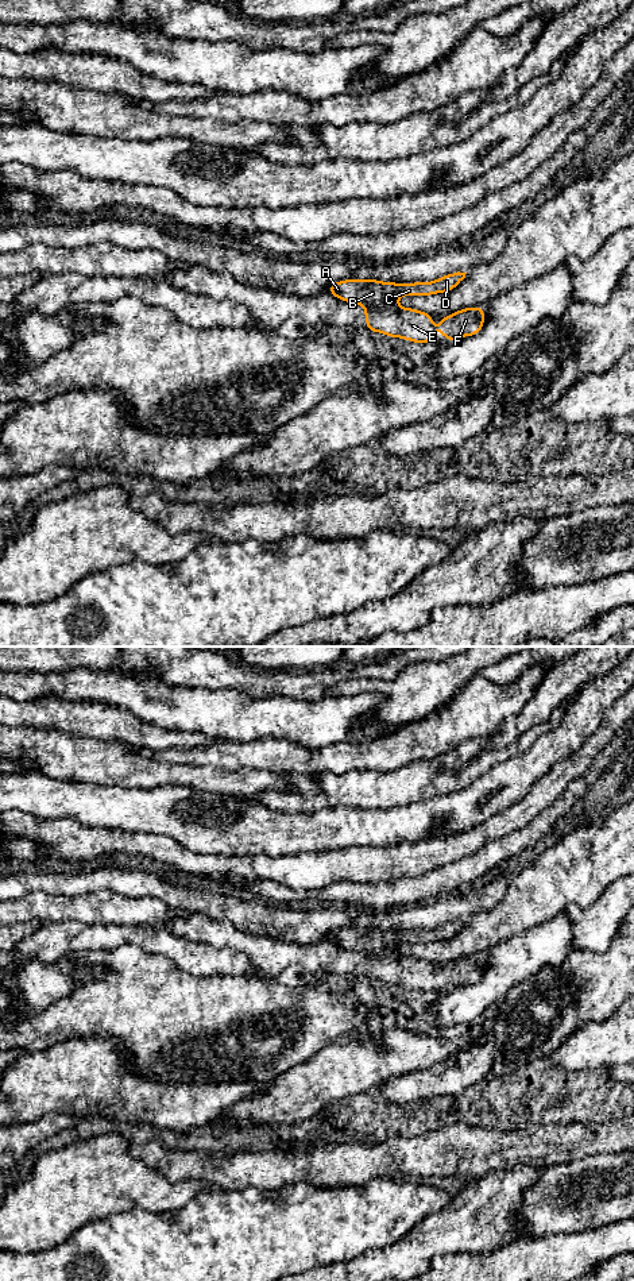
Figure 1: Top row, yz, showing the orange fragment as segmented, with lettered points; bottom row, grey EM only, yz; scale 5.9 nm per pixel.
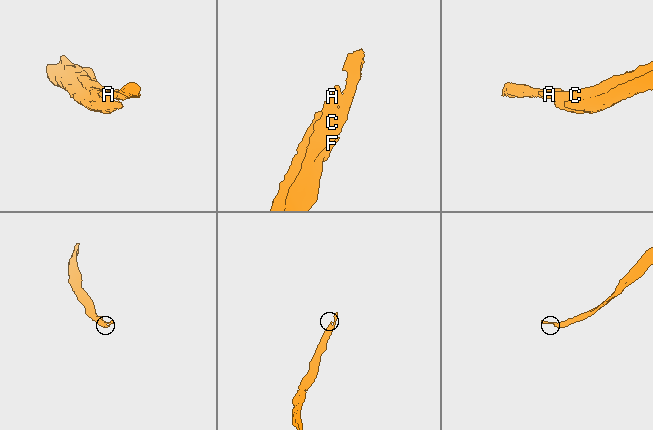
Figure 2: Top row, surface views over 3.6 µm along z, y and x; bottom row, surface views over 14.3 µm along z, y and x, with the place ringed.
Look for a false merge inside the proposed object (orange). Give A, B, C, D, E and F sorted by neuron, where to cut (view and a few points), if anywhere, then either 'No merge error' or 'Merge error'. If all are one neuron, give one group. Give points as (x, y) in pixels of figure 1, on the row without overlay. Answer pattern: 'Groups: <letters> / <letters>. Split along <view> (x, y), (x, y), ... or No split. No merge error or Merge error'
Groups: A B C D / E F. Split along yz (394, 950), (381, 955), (366, 955). Merge error

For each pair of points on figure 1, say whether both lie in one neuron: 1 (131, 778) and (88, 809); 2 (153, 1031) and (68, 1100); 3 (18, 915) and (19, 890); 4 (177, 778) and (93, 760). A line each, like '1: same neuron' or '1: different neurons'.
1: different neurons
2: different neurons
3: different neurons
4: same neuron

